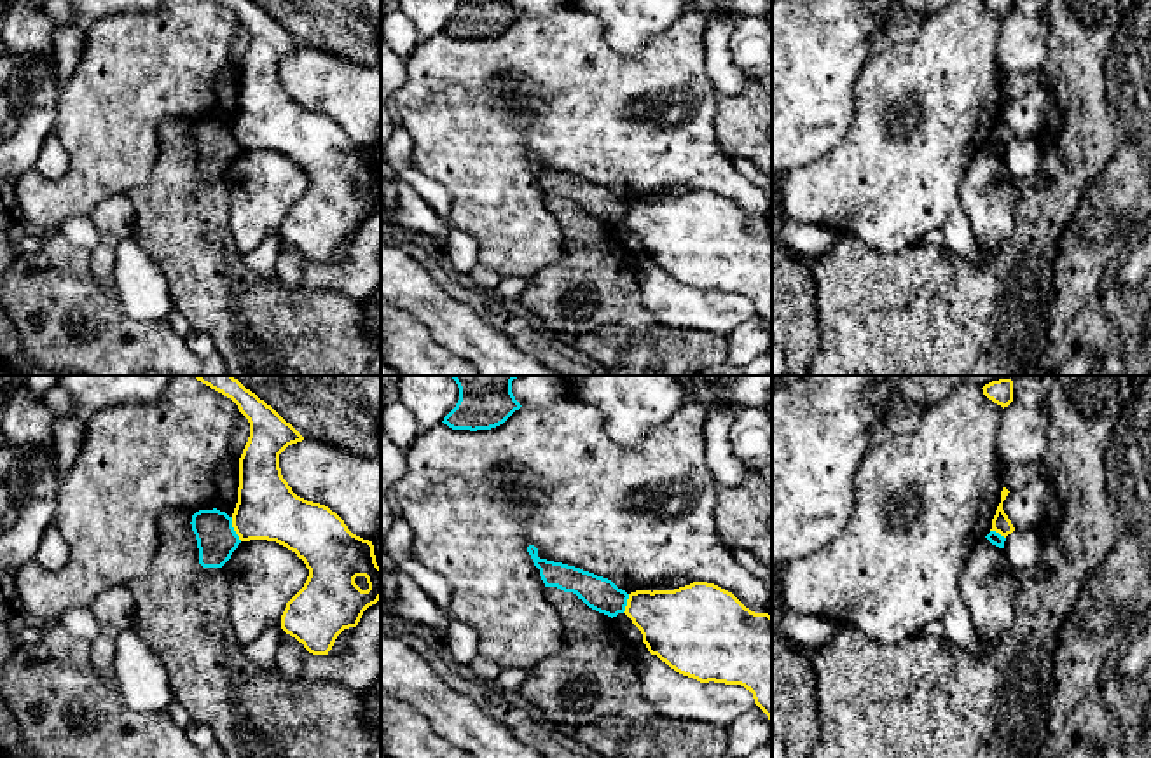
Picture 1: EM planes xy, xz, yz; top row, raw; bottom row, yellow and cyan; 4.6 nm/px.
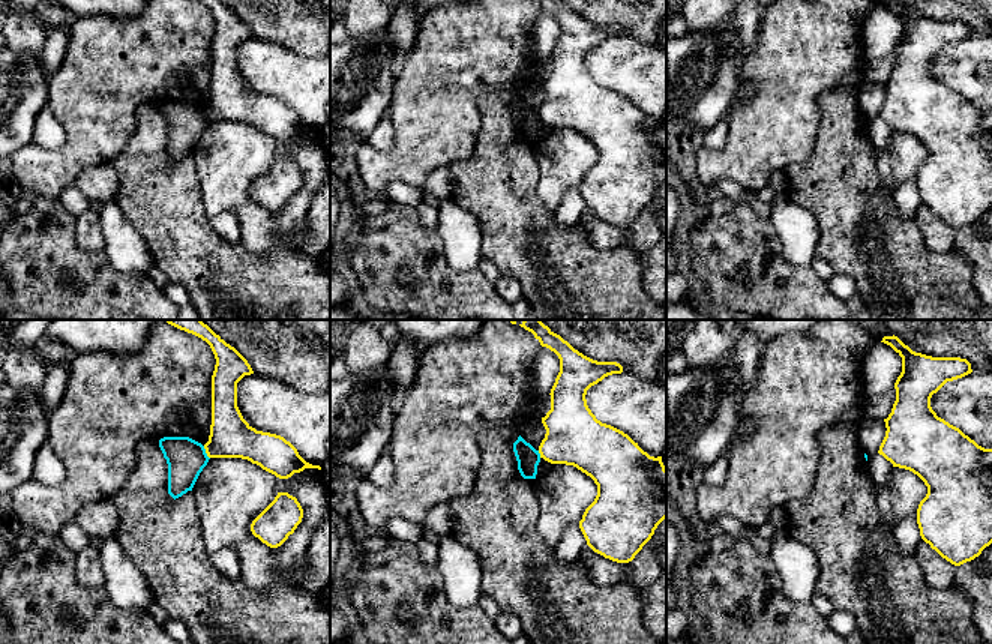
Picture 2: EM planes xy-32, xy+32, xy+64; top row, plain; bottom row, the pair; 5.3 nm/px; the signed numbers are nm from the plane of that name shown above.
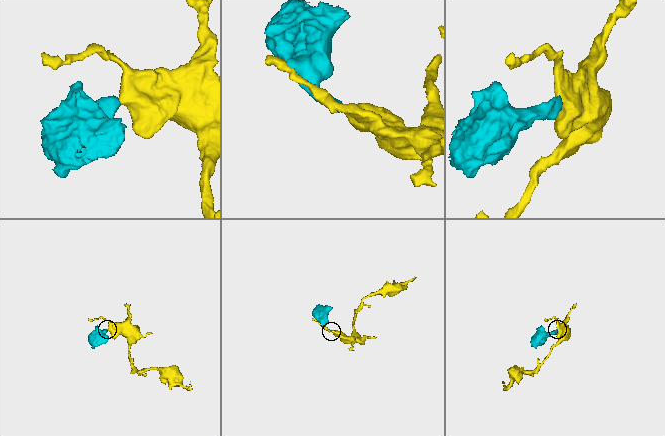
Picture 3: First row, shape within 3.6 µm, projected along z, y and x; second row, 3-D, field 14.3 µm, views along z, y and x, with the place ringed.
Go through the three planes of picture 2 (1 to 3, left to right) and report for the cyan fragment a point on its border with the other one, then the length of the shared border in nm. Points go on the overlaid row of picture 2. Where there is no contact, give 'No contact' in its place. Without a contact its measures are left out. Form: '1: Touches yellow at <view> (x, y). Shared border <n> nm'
1: Touches yellow at xy-32 (206, 452). Shared border 80 nm
2: Touches yellow at xy+32 (539, 452). Shared border 40 nm
3: No contact

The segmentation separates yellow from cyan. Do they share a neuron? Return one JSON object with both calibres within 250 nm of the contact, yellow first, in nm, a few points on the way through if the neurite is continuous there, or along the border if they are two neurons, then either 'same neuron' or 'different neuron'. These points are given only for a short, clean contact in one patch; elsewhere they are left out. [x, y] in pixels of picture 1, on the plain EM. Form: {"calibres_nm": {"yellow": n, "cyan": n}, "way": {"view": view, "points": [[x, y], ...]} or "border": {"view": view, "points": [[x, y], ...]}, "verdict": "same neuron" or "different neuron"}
{"calibres_nm": {"yellow": 280, "cyan": 180}, "border": {"view": "xy", "points": [[231, 126], [231, 135], [241, 149]]}, "verdict": "different neuron"}

